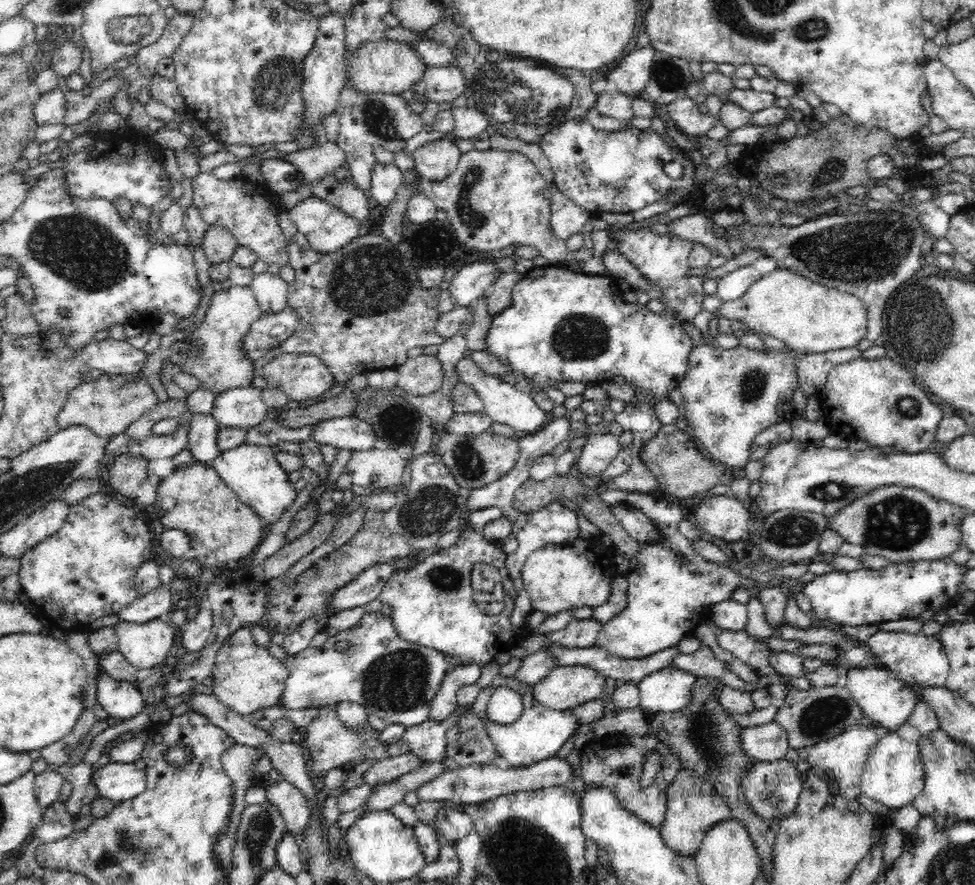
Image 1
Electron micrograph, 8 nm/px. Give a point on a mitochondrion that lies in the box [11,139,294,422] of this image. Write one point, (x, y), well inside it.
(79, 249)

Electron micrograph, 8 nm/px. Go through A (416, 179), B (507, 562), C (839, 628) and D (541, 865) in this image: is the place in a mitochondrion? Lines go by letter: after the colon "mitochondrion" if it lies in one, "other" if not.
A: other
B: other
C: other
D: mitochondrion

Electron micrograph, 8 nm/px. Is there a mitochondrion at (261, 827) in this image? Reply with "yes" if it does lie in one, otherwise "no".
yes

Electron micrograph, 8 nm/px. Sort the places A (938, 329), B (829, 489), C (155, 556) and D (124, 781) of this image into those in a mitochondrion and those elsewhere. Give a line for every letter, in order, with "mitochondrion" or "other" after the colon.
A: mitochondrion
B: mitochondrion
C: other
D: other

